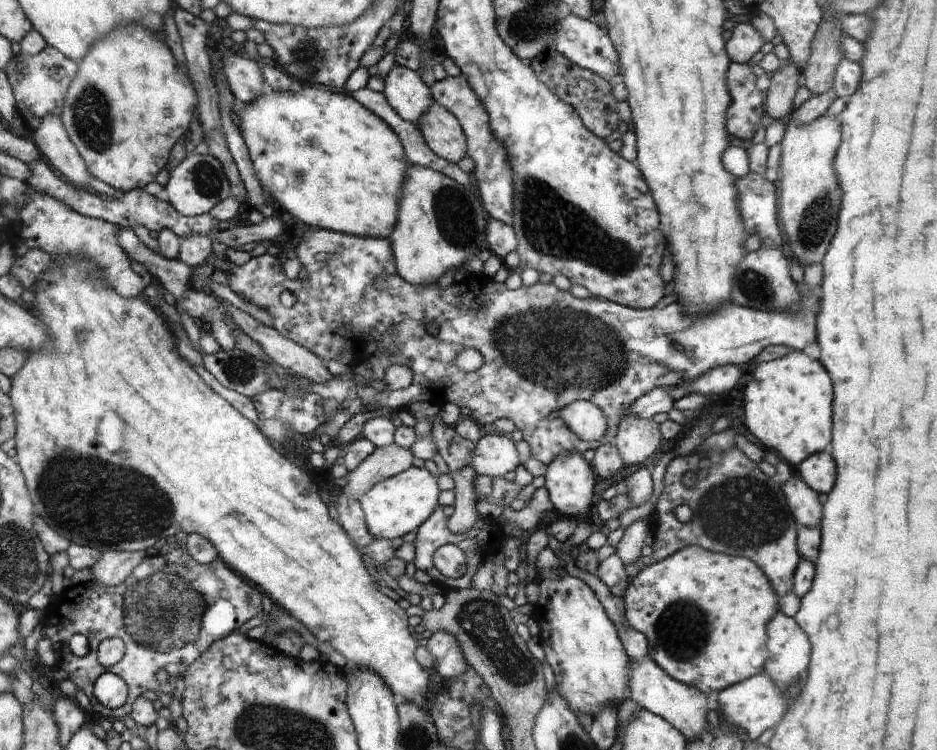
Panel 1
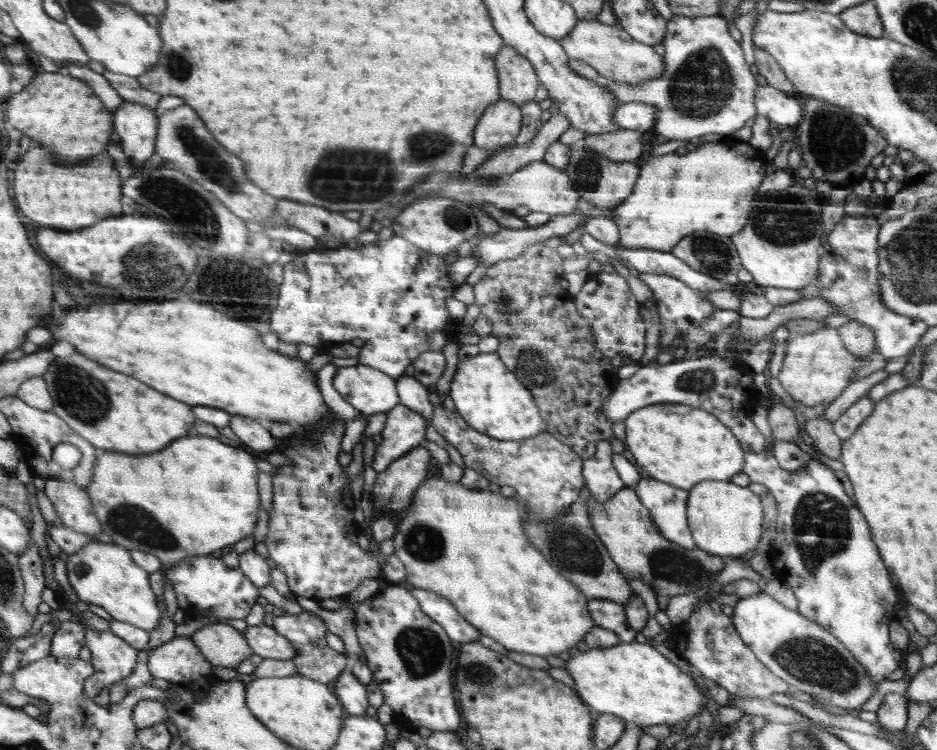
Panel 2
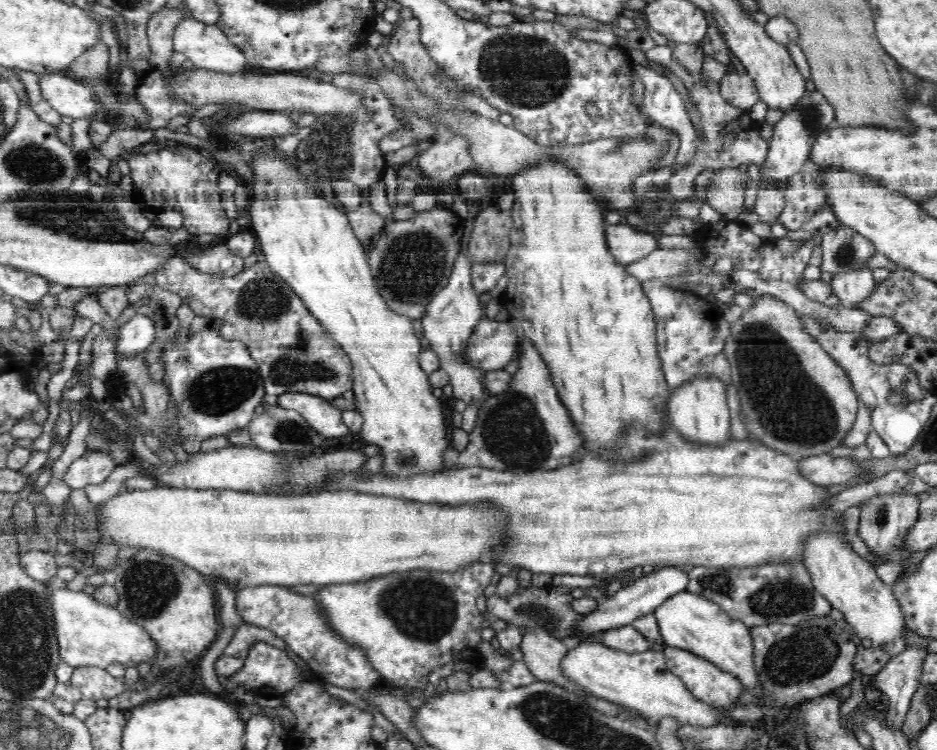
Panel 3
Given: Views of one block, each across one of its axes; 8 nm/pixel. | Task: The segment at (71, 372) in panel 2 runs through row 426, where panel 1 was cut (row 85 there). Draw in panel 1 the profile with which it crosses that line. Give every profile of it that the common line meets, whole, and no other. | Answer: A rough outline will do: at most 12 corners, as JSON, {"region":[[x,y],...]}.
{"region":[[117,29],[62,119],[124,193],[170,164],[201,104],[160,33]]}

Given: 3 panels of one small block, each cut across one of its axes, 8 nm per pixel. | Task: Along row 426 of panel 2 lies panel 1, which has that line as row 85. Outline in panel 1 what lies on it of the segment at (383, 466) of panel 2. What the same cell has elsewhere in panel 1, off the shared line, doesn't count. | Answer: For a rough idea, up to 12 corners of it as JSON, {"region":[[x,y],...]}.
{"region":[[396,64],[383,95],[417,124],[434,102],[418,72]]}

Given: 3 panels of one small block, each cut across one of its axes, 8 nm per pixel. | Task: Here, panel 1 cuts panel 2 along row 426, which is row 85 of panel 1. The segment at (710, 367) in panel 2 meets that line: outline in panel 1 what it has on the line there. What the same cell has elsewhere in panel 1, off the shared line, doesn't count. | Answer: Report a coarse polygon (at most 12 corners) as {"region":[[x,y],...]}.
{"region":[[730,64],[732,136],[750,140],[764,116],[752,64]]}

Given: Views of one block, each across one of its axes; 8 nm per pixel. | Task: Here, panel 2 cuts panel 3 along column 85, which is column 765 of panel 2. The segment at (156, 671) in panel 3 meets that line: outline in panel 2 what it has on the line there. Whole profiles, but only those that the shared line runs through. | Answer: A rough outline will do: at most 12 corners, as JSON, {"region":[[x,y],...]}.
{"region":[[760,591],[731,620],[756,658],[824,704],[875,693],[831,631]]}

